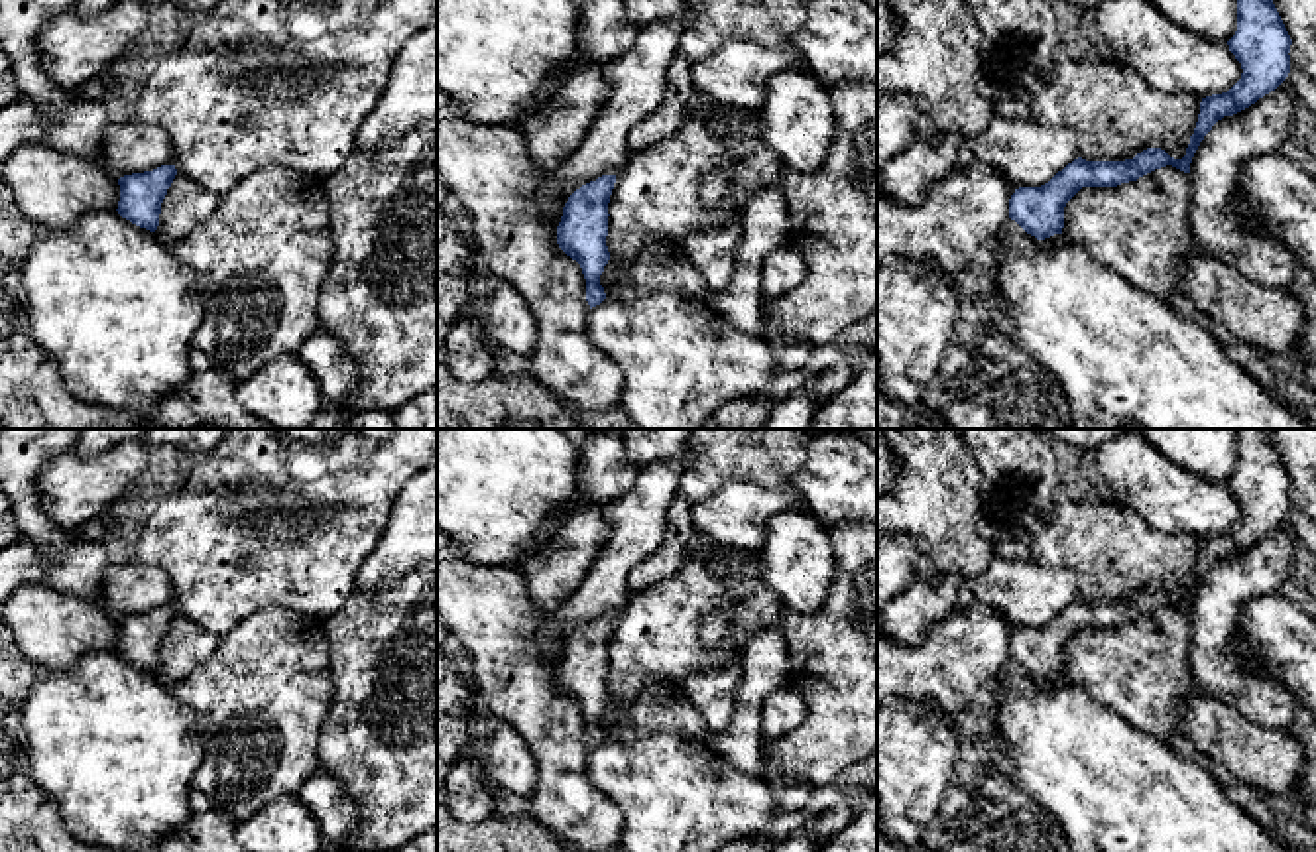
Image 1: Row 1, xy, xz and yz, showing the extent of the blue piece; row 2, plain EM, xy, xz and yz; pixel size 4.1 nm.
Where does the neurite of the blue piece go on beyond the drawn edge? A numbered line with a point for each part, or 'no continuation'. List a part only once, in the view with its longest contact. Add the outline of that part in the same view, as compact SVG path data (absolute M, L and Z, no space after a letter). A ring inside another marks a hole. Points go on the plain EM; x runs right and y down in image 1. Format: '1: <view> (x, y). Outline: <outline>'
1: yz (1012, 668). Outline: M1007 661L1005 667L1001 669L1001 673L989 683L989 687L984 693L984 699L989 702L995 702L999 693L1001 693L1001 683L1009 677L1009 675L1017 675L1023 677L1025 671L1015 663L1015 661Z

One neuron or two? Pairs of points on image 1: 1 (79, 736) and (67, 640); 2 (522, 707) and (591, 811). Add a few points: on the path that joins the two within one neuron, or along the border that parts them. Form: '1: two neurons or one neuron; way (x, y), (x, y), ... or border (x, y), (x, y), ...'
1: two neurons; border (115, 650), (91, 650), (71, 666), (50, 671)
2: one neuron; way (547, 730), (559, 744), (559, 772), (565, 786)

